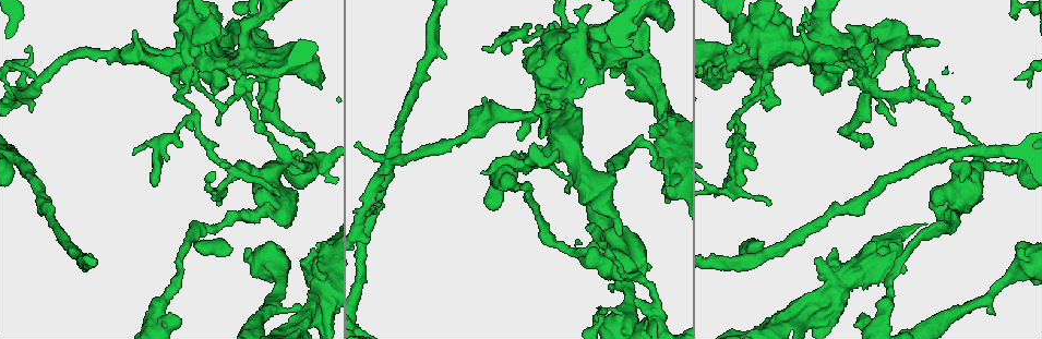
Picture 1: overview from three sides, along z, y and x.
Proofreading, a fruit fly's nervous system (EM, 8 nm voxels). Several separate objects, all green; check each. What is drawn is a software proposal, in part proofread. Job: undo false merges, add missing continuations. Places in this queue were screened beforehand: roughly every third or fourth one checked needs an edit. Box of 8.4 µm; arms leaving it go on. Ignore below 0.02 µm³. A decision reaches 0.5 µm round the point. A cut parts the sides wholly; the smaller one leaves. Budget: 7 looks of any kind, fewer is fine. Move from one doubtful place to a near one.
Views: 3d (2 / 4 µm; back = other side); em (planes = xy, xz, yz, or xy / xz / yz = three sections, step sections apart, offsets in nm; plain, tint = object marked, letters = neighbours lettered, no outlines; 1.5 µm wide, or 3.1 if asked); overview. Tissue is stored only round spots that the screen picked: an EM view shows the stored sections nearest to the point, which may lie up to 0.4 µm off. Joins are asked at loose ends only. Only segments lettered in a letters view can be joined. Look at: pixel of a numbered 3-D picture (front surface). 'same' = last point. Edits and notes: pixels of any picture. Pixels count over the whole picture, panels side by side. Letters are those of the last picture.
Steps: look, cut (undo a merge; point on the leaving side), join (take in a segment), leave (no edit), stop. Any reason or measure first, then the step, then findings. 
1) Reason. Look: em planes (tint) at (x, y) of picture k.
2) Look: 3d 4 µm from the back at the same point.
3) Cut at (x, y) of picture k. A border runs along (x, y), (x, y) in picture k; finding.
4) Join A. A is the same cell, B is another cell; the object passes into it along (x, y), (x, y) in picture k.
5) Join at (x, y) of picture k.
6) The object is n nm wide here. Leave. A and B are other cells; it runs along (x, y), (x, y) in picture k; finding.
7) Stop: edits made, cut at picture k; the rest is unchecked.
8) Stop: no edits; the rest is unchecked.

Abrupt turn. Look: 3d 4 µm at (764, 93) of picture 1.

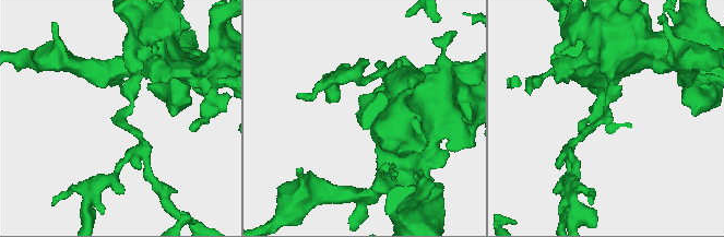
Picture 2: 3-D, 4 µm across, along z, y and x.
Look: em xz step 4 (letters) at (607, 114) of picture 2.

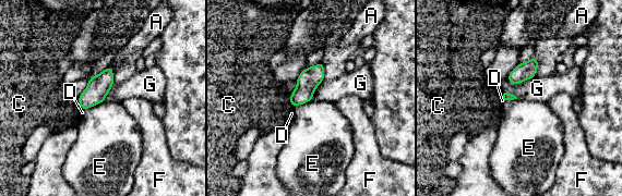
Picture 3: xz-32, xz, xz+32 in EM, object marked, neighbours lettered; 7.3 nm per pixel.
Look: em planes (letters) at the same point.

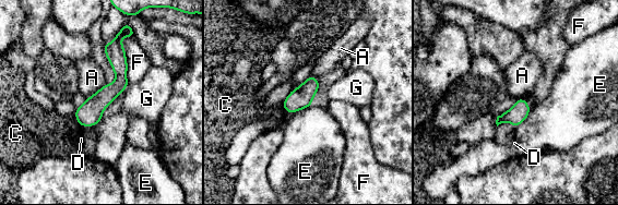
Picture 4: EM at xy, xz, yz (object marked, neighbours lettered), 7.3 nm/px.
Leave. A, C, D, E, F and G are other cells; a border runs along (106, 84), (86, 98) in picture 4; one neuron here.

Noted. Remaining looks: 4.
Free end. Look: em xy step 8 (tint) at (281, 194) of picture 1.

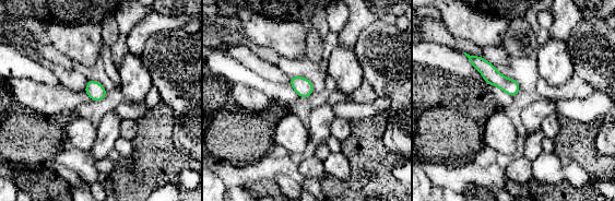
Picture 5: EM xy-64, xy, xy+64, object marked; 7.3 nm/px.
Look: em planes (tint) at the same point.

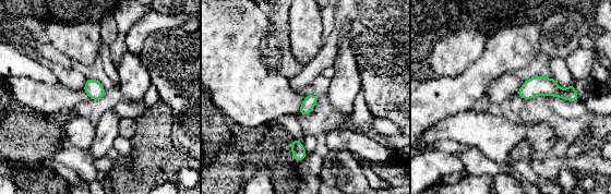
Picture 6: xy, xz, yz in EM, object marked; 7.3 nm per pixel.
See the neighbours. Look: em planes (letters) at the same point.

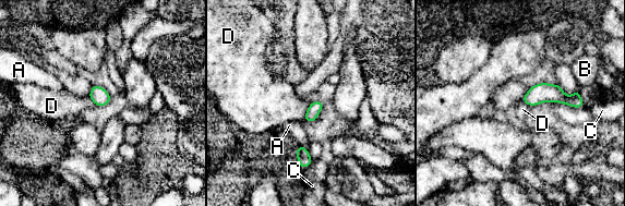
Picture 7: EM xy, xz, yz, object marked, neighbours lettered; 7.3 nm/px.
The object is 90 nm wide here; the longest contact is with C, 240 nm. Leave. A, B, C and D are other cells; no lettered segment goes on from it.

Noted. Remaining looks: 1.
Stop: no edits; the rest is unchecked.

